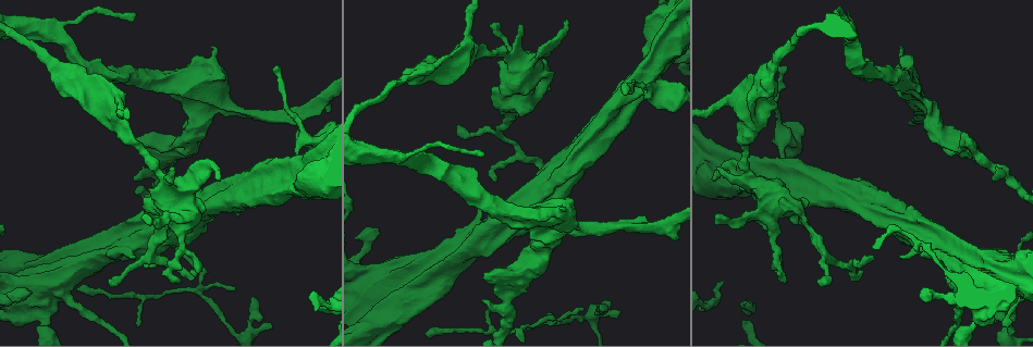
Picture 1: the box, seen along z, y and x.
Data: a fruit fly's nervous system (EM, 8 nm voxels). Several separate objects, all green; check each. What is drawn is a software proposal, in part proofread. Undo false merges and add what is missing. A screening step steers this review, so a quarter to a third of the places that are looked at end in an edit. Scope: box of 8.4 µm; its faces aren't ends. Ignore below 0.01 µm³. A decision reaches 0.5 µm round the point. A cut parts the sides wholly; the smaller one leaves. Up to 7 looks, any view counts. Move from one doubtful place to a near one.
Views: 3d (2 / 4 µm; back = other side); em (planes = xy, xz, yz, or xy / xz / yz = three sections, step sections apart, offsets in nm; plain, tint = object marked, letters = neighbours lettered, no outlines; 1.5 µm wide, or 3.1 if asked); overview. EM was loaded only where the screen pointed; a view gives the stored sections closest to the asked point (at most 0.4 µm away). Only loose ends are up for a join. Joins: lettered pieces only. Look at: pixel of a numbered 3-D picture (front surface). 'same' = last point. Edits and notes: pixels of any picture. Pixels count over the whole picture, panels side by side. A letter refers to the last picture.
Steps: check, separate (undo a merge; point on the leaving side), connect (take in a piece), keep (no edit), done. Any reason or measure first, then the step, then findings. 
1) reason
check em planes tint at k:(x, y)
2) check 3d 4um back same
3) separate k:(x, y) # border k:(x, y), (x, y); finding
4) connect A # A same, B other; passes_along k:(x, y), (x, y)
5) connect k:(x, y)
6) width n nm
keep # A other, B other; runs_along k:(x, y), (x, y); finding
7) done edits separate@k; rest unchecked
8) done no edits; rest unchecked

free end
check 3d 2um back at 1:(714, 216)

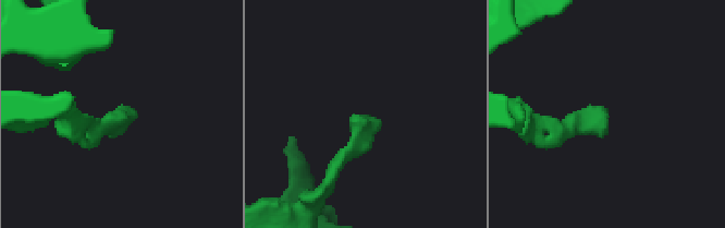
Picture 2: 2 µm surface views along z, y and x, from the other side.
check em xz step 8 tint at 2:(121, 107)

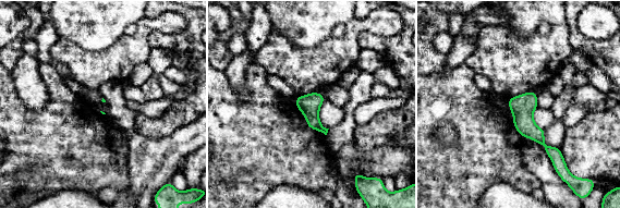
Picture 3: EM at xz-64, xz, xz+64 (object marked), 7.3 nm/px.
check em planes letters same

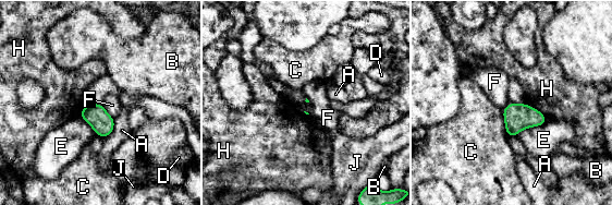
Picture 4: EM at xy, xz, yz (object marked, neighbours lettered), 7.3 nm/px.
keep # A other, B other, C other, D other, E other, F other, H other, J other; border 4:(100, 104), (113, 119); no lettered piece goes on from it

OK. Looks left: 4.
branch stops here
check 3d 2um at 1:(860, 274)

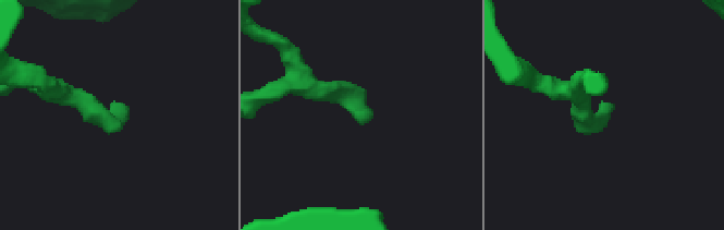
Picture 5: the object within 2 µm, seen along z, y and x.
check em planes letters at 5:(370, 119)

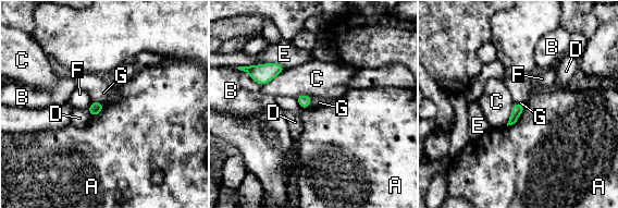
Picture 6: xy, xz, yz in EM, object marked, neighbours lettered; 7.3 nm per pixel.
keep # A other, B other, C other, D other, E other, F other, G other; border 6:(93, 100), (104, 105); no lettered piece goes on from it

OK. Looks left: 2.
done no edits; rest unchecked

